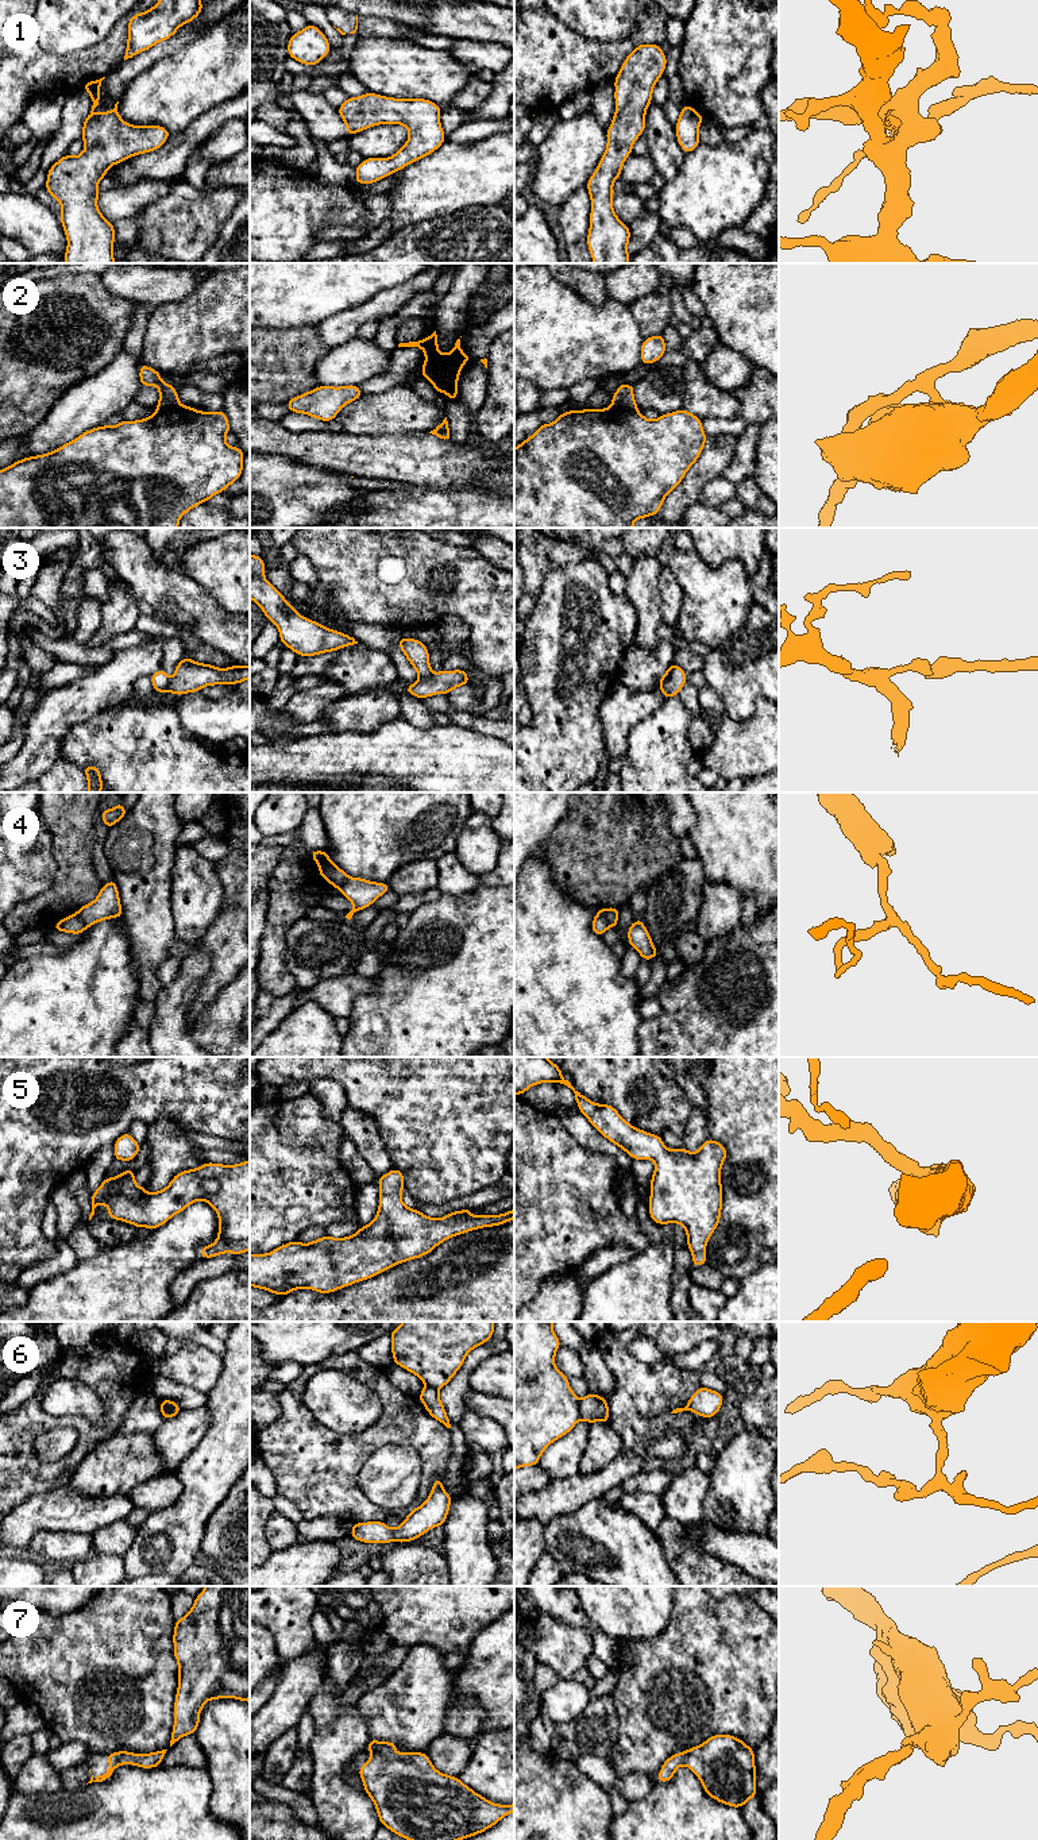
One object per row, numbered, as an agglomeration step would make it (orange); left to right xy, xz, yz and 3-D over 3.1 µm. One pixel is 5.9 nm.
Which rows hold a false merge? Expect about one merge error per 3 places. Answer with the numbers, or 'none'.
2, 3, 4, 6

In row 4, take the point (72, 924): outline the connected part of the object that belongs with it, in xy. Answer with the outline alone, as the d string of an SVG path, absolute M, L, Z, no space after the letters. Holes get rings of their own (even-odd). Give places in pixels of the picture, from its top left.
M72 914L57 923L53 925L53 929L63 933L81 934L86 930L84 922L77 914Z

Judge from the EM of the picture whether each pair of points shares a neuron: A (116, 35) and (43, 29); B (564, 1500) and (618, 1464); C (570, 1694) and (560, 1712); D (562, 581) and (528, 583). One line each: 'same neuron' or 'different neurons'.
A: different neurons
B: same neuron
C: same neuron
D: different neurons

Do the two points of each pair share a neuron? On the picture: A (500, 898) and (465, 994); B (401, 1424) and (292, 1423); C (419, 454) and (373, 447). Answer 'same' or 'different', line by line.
A: same
B: same
C: same

